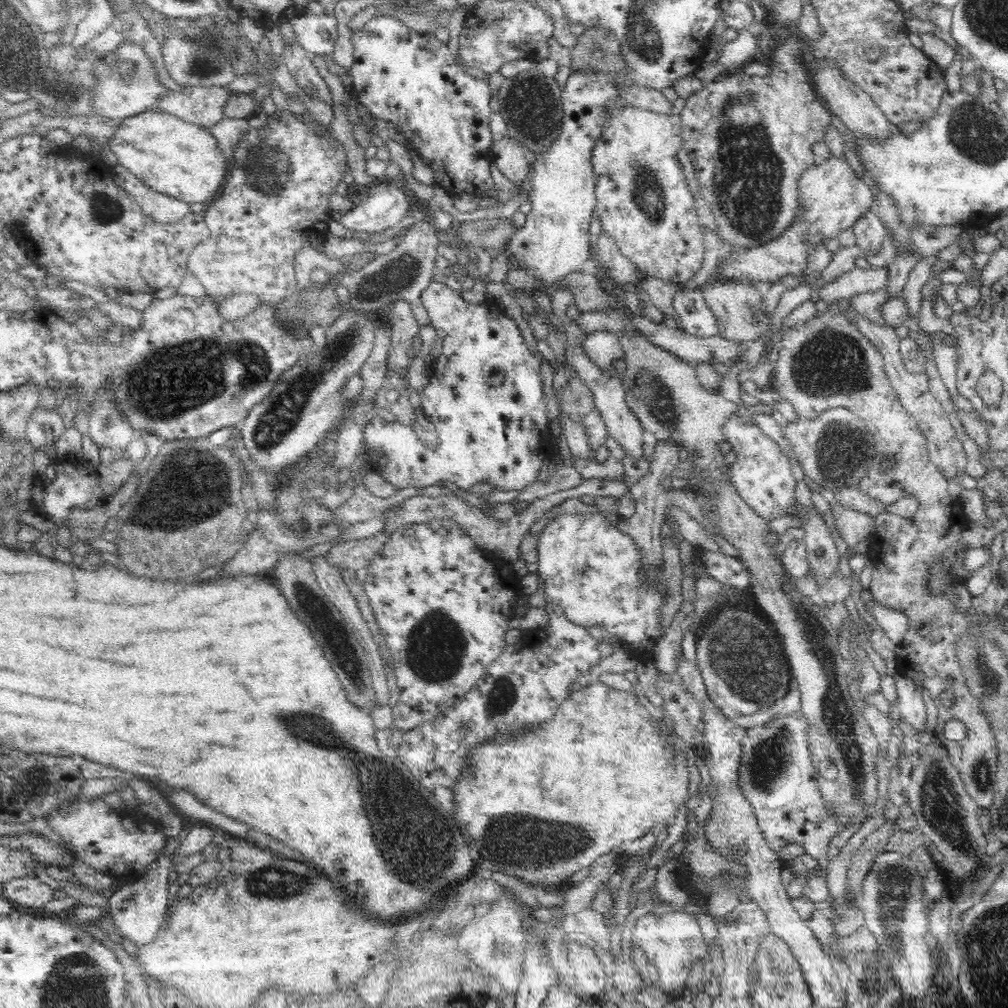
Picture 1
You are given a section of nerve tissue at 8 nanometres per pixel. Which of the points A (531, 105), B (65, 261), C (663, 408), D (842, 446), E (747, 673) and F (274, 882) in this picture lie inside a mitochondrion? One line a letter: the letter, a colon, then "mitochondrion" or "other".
A: mitochondrion
B: other
C: mitochondrion
D: mitochondrion
E: mitochondrion
F: mitochondrion

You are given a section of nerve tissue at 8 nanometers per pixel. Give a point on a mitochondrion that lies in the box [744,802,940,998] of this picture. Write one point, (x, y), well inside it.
(893, 907)

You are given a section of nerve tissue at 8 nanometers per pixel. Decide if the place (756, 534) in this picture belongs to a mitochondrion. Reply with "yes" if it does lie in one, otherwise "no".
yes

